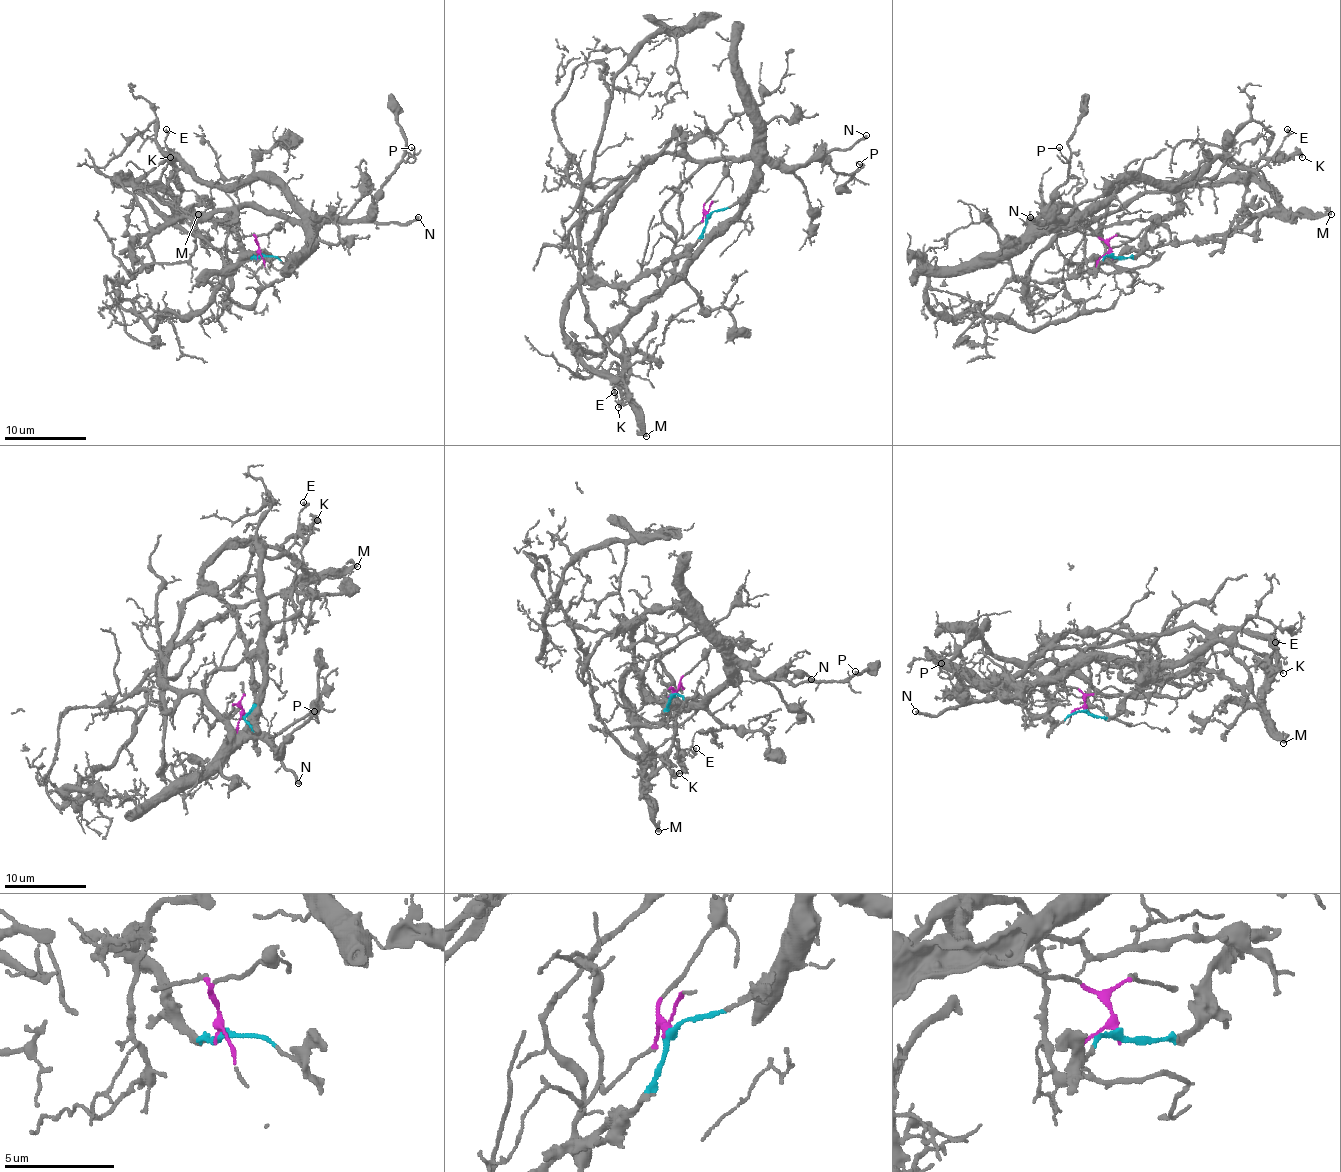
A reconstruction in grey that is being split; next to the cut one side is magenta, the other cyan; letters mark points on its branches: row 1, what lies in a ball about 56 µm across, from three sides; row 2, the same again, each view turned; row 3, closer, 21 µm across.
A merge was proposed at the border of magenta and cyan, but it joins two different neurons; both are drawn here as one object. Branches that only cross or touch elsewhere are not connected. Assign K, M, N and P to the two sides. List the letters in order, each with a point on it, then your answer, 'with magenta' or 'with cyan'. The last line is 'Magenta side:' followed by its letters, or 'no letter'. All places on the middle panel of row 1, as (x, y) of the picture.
K: (618, 407) | with cyan
M: (646, 436) | with cyan
N: (866, 135) | with magenta
P: (859, 164) | with magenta
Magenta side: N, P

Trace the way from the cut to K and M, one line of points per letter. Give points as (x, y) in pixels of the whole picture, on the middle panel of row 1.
K: (708, 217), (695, 245), (628, 282), (581, 284), (570, 297), (566, 344), (587, 364), (620, 366), (617, 407)
M: (708, 217), (695, 245), (628, 282), (581, 284), (568, 301), (566, 344), (622, 385), (646, 436)

